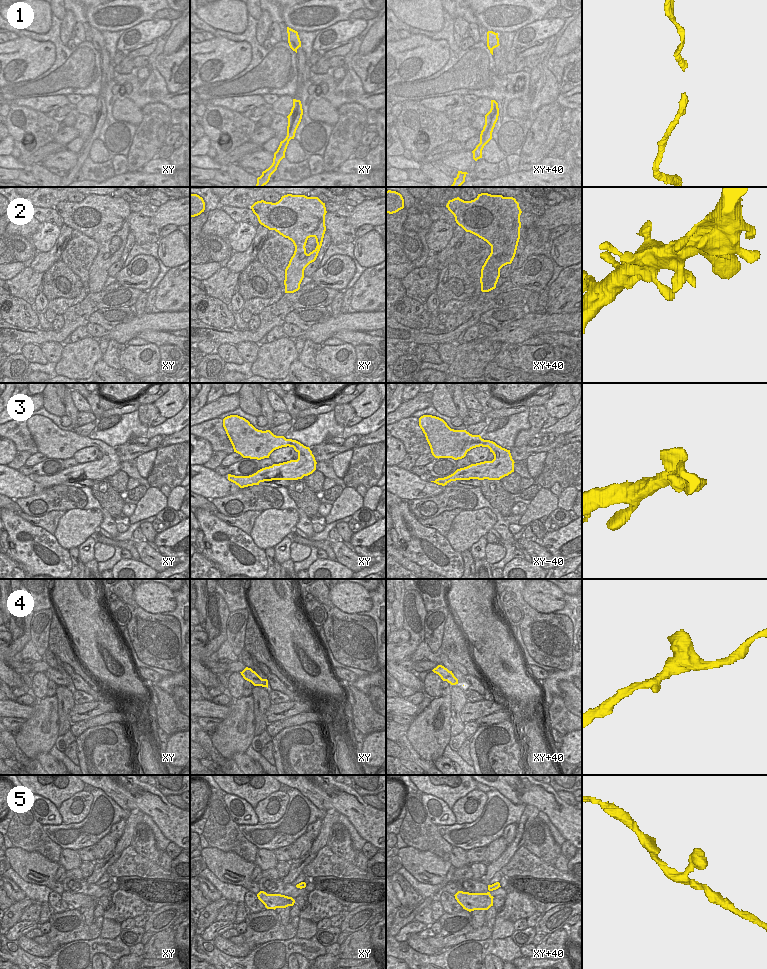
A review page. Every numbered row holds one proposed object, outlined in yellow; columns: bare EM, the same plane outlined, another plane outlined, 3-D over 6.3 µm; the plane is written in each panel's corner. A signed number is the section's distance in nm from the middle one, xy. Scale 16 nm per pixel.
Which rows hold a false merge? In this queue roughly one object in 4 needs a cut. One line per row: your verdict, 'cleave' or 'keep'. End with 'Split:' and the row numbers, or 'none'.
1: keep
2: keep
3: keep
4: keep
5: keep
Split: none

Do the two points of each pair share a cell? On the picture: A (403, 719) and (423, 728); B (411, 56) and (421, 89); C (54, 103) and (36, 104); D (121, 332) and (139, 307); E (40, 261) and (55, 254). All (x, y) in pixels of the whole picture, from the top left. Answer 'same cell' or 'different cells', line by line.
A: different cells
B: different cells
C: same cell
D: different cells
E: same cell

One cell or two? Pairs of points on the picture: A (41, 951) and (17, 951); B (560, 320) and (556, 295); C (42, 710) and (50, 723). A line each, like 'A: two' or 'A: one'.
A: two
B: two
C: one

